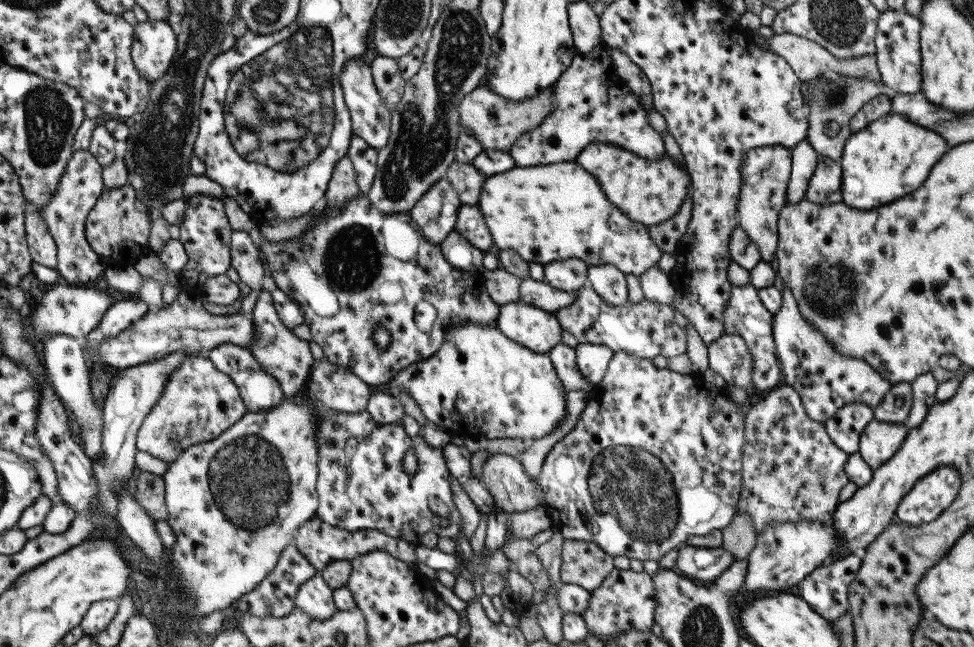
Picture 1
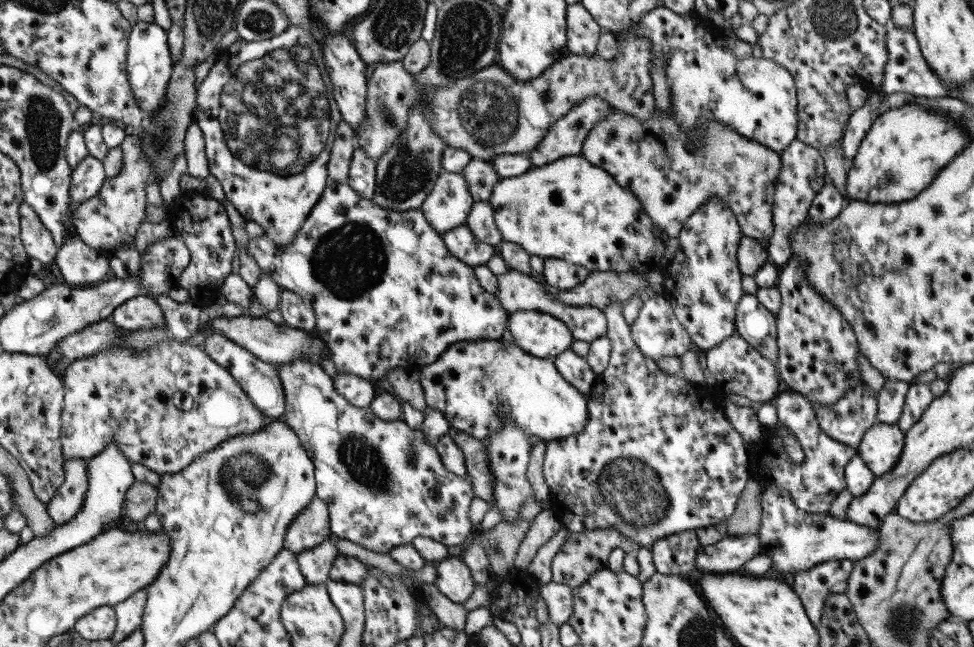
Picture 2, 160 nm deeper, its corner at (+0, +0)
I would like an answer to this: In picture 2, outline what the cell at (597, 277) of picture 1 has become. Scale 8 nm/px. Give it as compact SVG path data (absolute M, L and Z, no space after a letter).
M612 300L602 311L606 318L606 335L610 340L611 350L607 367L595 377L589 392L585 394L588 410L586 425L580 434L544 441L542 475L550 490L552 506L561 506L561 510L564 510L563 522L567 524L570 532L573 530L617 529L618 533L626 536L626 539L633 539L640 547L649 548L655 539L663 538L665 535L711 526L729 518L749 477L752 465L746 442L731 427L727 417L723 417L721 406L718 406L718 402L725 392L724 387L719 385L709 389L704 384L694 383L679 375L669 375L659 370L656 361L645 358L635 346L630 335L630 328L625 324L621 311L621 304L616 300Z

